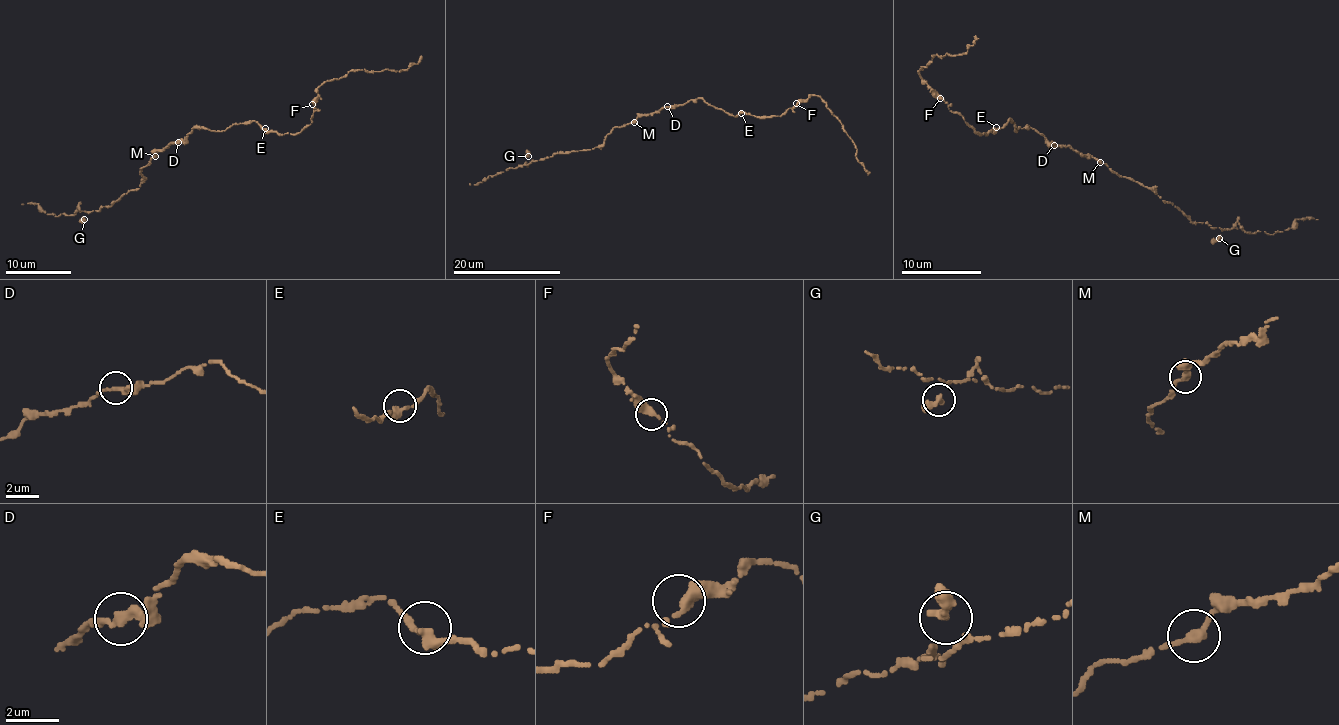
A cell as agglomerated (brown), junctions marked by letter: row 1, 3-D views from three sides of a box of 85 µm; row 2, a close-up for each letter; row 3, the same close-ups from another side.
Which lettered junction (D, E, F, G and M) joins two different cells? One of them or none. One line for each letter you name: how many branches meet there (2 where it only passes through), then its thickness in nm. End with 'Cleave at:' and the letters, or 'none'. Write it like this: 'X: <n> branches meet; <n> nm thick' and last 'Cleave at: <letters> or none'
Cleave at: none

